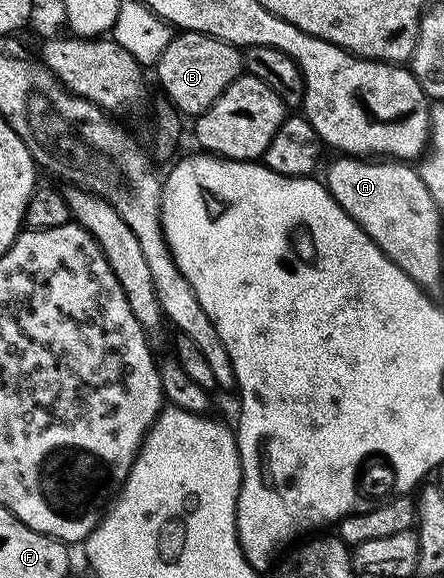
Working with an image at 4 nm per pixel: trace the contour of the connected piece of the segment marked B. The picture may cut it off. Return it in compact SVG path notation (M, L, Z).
M178 31L170 35L163 54L155 65L157 80L165 91L164 99L185 118L202 116L208 108L235 82L243 72L243 52L235 44L228 44L202 32Z

